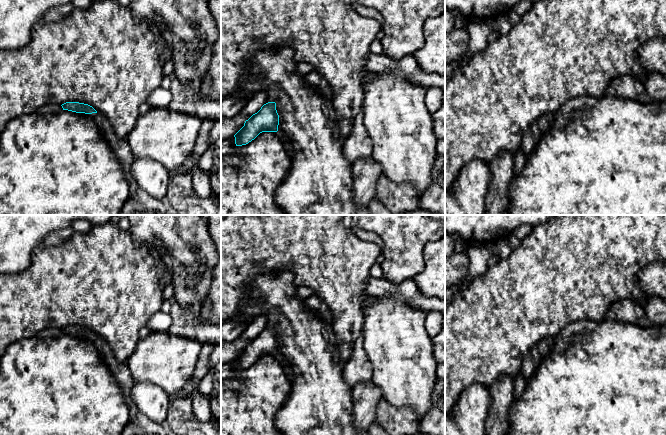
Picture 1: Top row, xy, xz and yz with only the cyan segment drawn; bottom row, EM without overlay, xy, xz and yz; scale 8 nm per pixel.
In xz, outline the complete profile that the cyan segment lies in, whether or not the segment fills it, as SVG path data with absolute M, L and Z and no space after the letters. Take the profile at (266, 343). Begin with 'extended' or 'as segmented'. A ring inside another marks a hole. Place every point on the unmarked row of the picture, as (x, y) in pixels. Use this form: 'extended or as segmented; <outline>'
as segmented; M275 326L264 328L261 333L245 345L244 350L234 359L236 370L246 369L262 356L277 356L279 339Z

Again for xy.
extended; M66 326L61 329L63 334L68 334L76 337L83 337L95 343L101 359L108 366L112 375L116 378L121 387L124 399L129 408L130 419L136 416L139 410L134 403L131 392L134 385L133 377L131 376L129 367L126 362L118 362L110 348L103 338L97 336L92 330L79 326Z

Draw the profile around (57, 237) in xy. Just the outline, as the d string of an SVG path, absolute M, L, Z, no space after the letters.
M71 227L62 228L49 233L43 240L43 246L50 248L59 246L69 240L75 231Z

